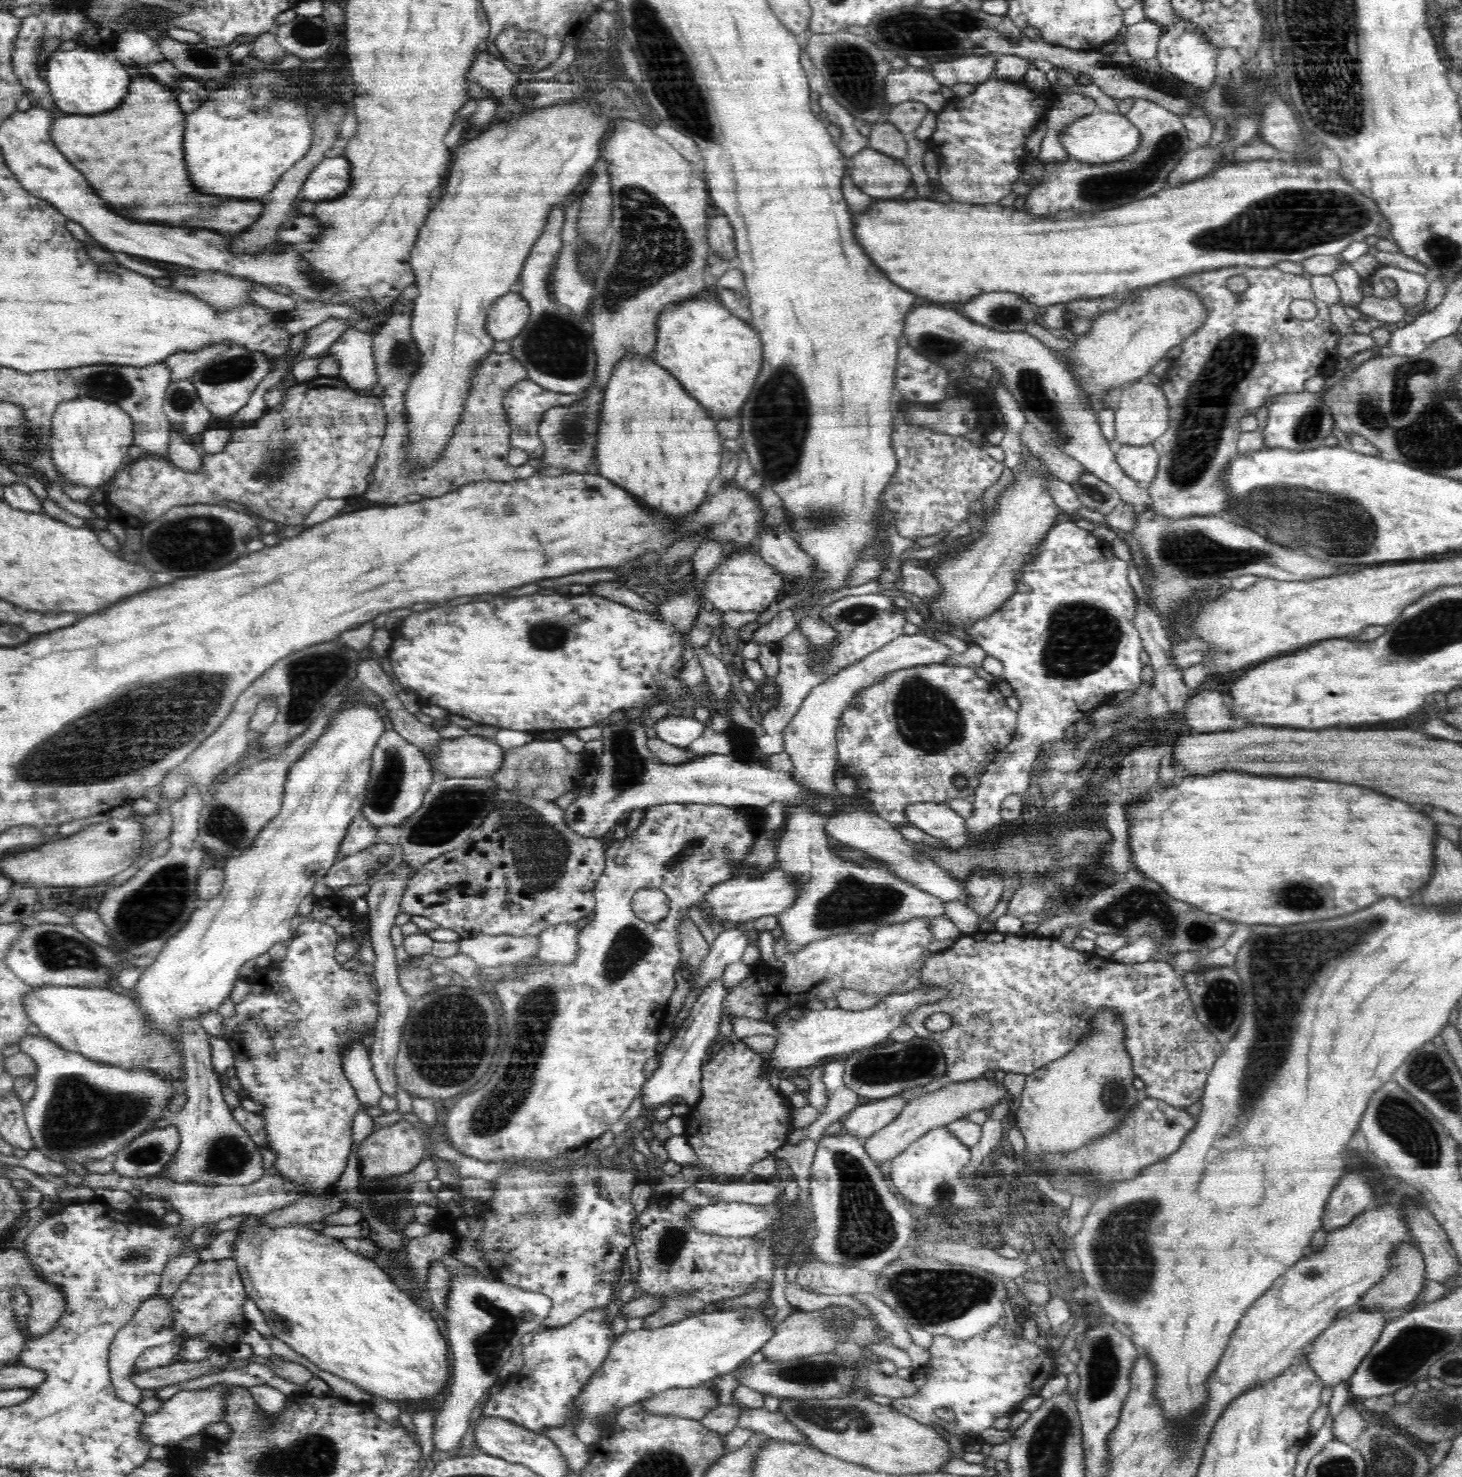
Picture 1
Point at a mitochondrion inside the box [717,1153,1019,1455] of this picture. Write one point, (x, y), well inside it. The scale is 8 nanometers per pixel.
(931, 1297)

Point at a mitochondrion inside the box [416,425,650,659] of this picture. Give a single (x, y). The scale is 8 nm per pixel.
(546, 635)

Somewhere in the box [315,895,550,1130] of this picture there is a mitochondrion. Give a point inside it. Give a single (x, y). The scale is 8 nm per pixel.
(441, 1046)

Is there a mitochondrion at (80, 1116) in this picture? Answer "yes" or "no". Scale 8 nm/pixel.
yes

